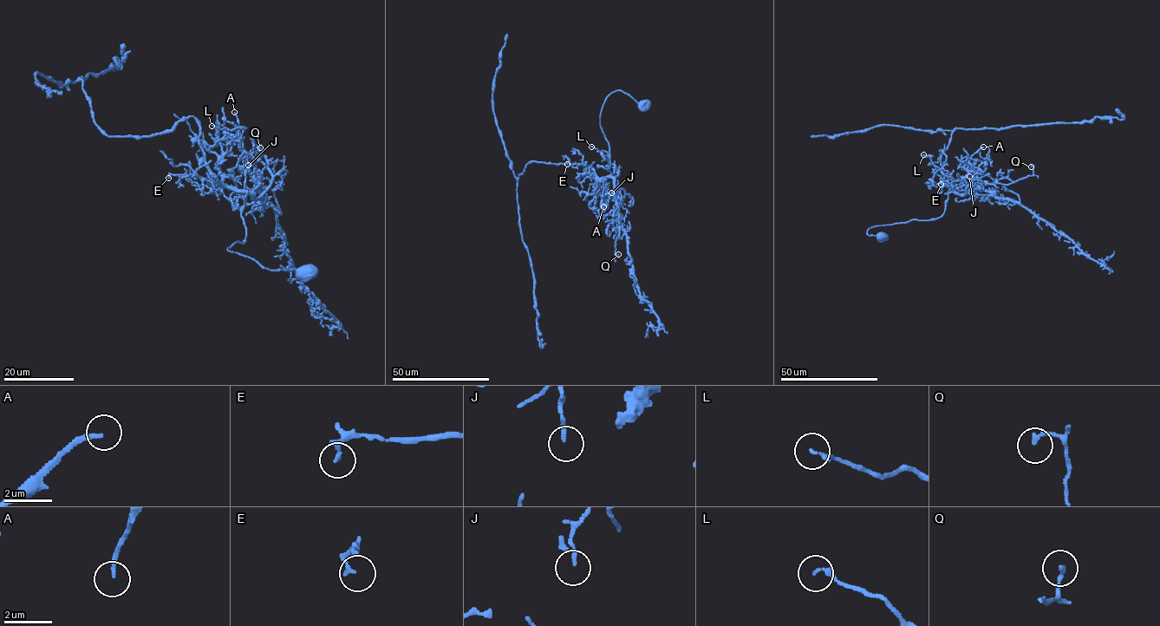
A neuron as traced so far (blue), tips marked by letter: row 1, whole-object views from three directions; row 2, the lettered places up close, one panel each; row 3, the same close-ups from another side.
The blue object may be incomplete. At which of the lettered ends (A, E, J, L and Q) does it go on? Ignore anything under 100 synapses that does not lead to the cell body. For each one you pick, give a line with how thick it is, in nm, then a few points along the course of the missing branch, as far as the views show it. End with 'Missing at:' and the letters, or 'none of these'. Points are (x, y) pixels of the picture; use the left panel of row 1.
Missing at: none of these

